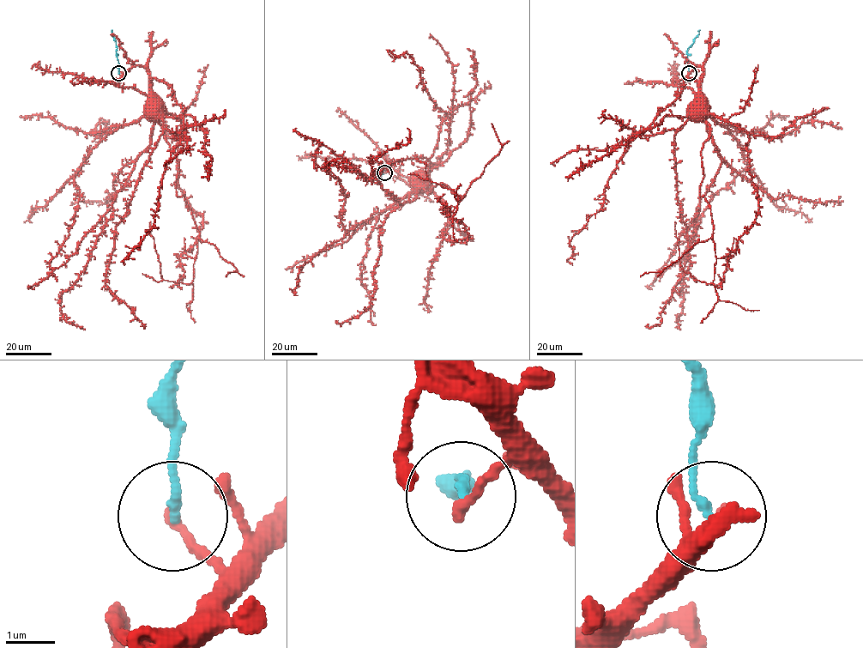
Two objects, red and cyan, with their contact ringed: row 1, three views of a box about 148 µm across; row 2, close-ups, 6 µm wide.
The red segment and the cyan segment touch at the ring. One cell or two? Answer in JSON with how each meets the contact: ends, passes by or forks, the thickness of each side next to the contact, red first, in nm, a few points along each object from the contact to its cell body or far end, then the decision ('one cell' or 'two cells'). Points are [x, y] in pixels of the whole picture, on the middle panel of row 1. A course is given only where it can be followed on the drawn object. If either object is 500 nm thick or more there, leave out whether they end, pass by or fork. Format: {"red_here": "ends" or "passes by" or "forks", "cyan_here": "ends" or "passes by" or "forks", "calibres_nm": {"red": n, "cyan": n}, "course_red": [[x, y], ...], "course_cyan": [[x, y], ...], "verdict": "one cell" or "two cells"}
{"red_here": "ends", "cyan_here": "ends", "calibres_nm": {"red": 260, "cyan": 160}, "course_red": [[384, 172], [388, 171], [428, 193], [436, 184], [445, 184], [463, 198], [430, 180], [425, 164], [415, 158]], "course_cyan": [[384, 172], [382, 170], [377, 183]], "verdict": "one cell"}

